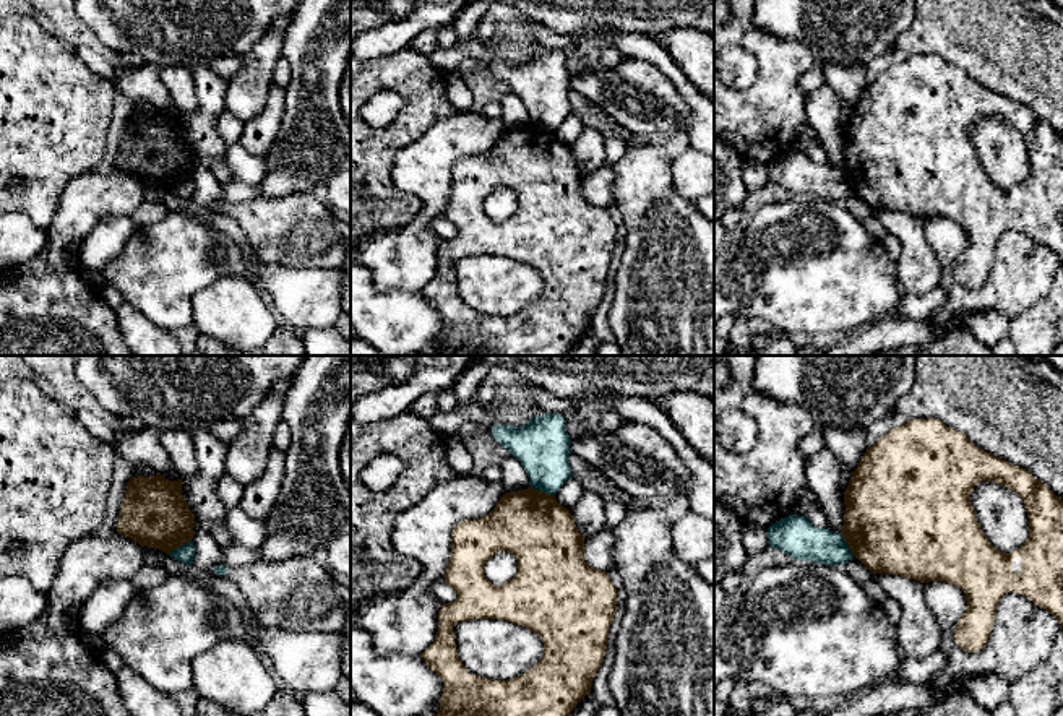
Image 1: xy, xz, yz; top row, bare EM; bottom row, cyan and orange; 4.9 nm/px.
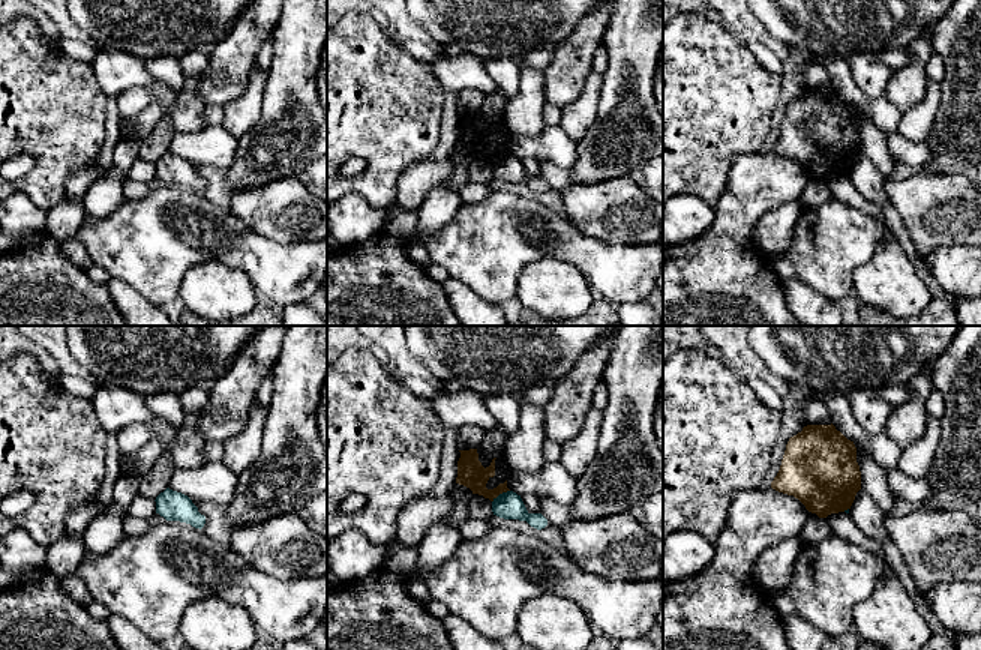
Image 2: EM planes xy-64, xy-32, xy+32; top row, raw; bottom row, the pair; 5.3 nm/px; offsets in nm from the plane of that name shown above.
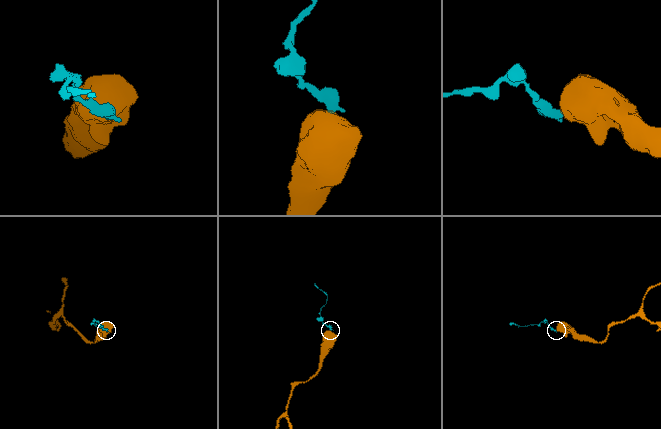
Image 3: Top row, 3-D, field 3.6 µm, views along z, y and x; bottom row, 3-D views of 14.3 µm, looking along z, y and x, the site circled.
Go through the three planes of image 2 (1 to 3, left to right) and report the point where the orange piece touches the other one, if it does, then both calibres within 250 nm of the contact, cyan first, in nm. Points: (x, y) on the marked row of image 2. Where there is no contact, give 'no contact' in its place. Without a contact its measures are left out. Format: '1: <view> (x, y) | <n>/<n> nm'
1: no contact
2: xy-32 (500, 494) | 150/150 nm
3: xy+32 (845, 511) | 20/380 nm

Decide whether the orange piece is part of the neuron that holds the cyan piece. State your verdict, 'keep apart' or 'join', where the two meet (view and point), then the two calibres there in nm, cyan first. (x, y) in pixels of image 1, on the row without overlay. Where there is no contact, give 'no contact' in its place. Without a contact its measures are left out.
keep apart | xz (542, 127) | 280/340 nm

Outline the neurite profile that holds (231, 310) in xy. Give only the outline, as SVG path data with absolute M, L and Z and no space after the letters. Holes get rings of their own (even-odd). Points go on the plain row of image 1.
M234 274L222 276L193 297L192 323L201 334L242 351L263 346L279 326L258 289Z

